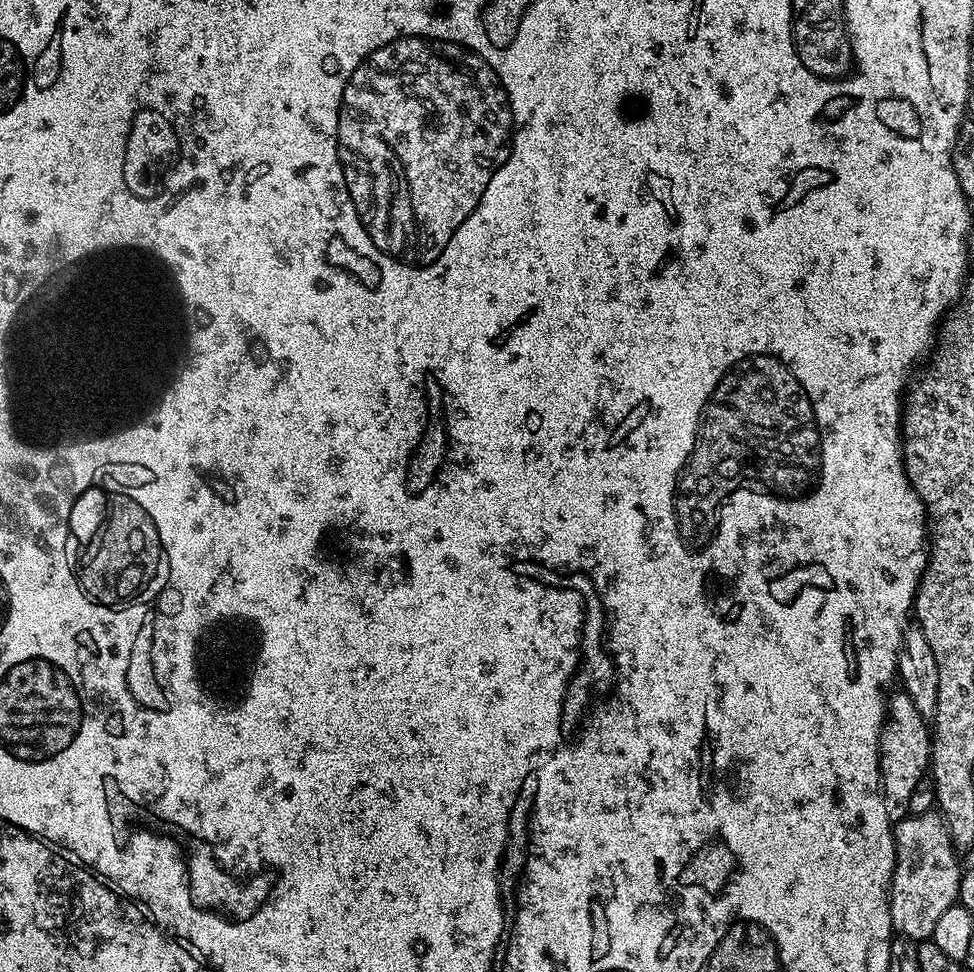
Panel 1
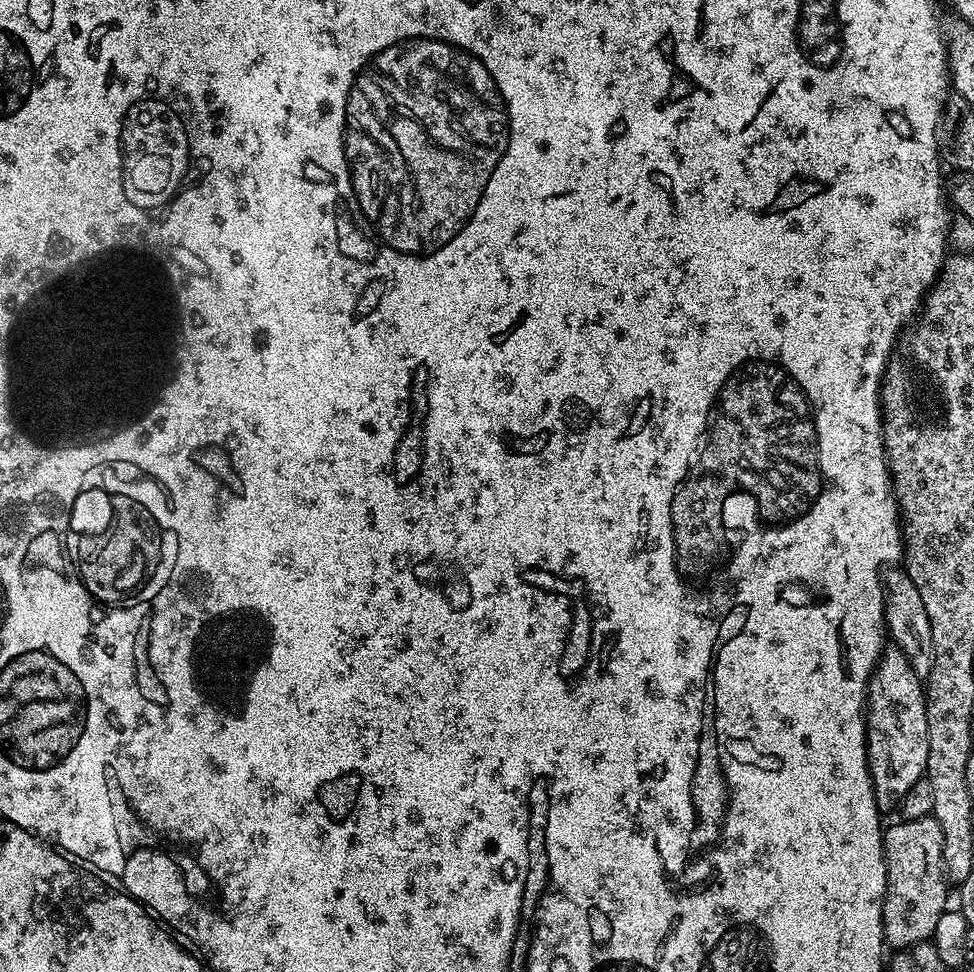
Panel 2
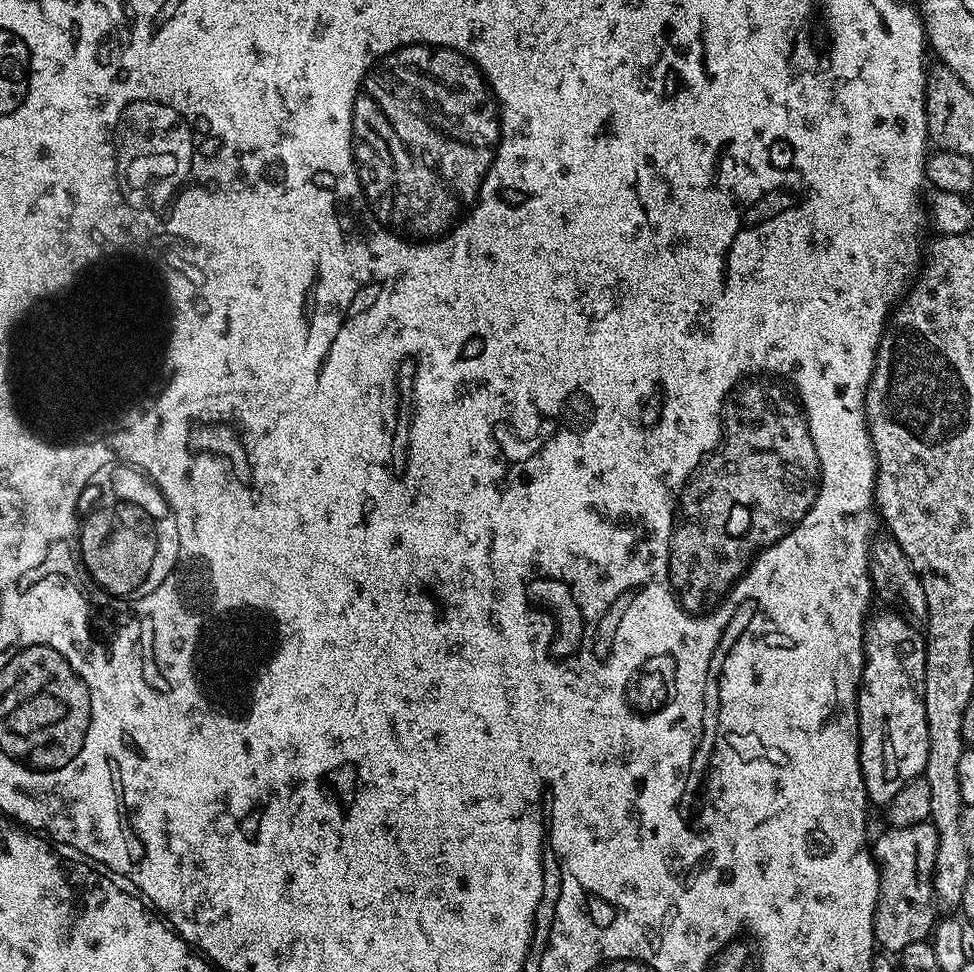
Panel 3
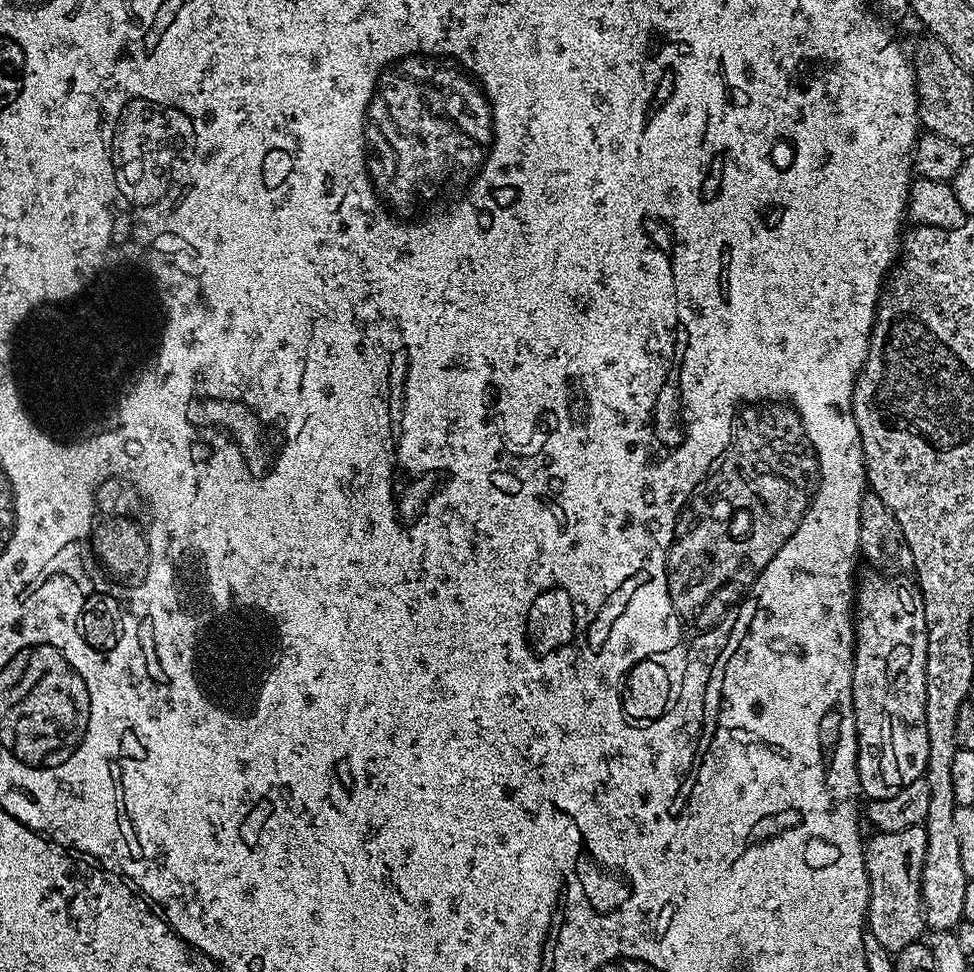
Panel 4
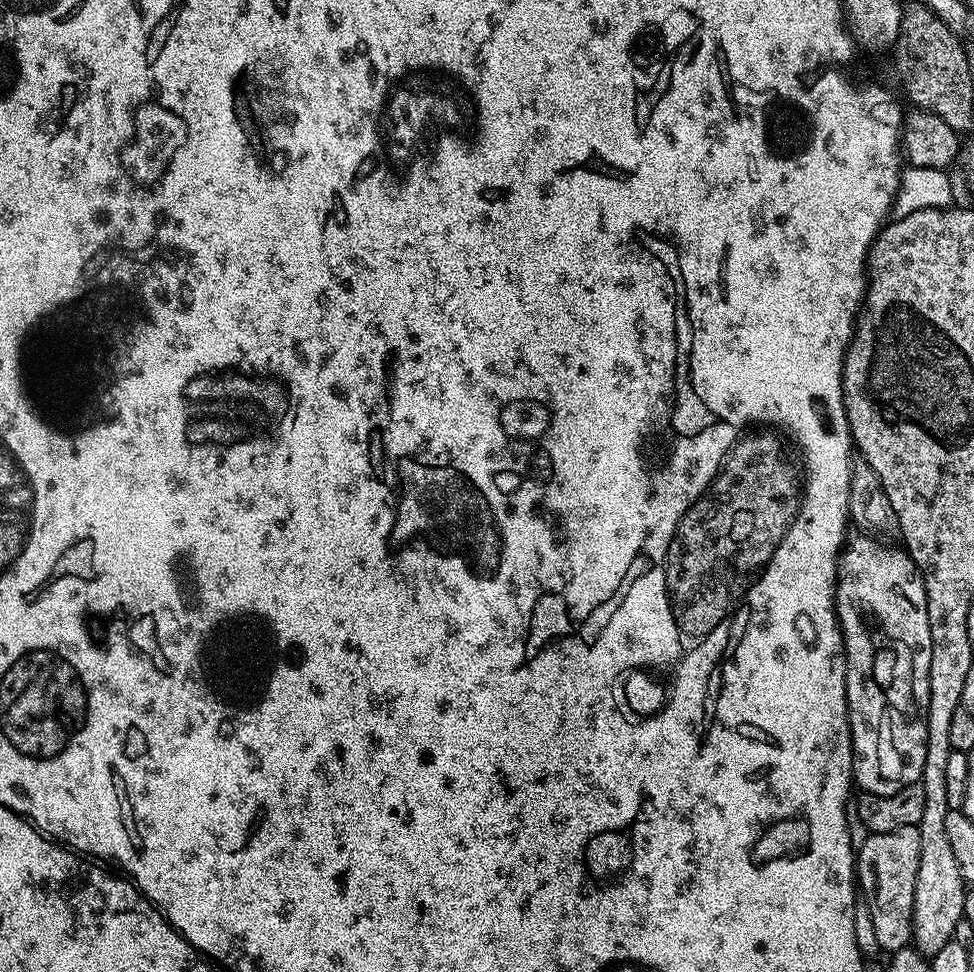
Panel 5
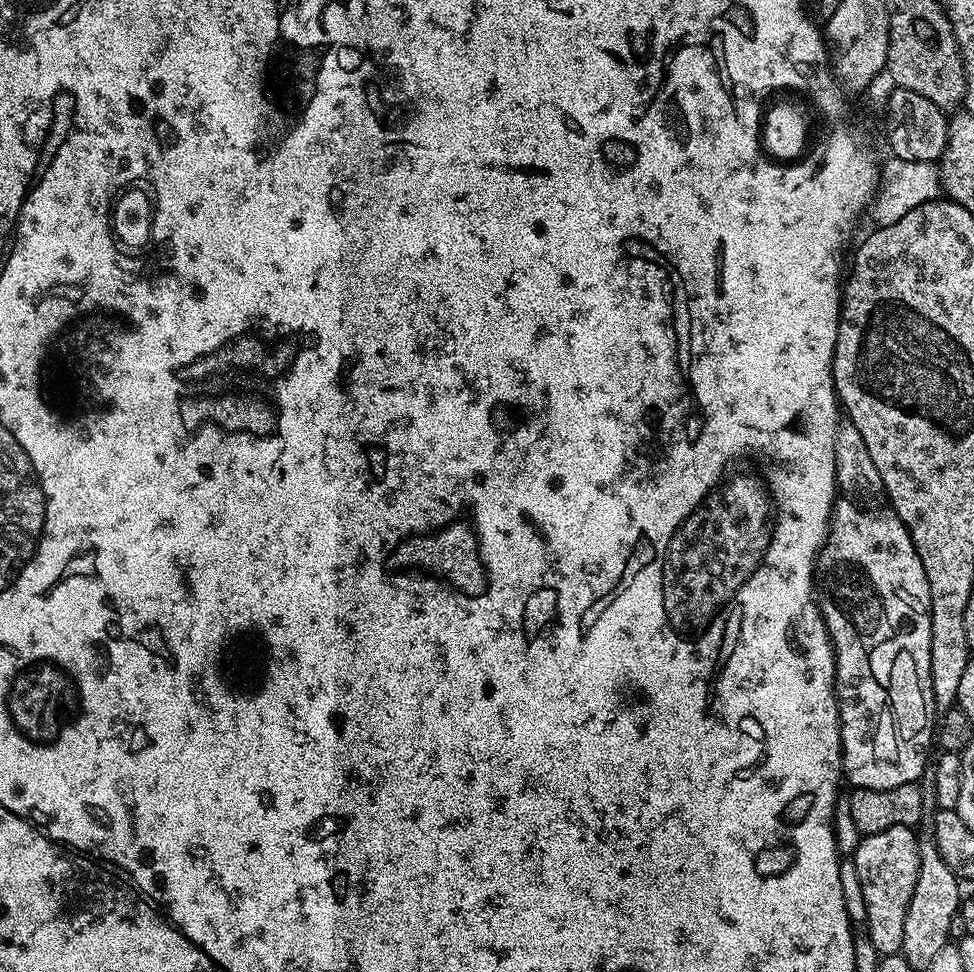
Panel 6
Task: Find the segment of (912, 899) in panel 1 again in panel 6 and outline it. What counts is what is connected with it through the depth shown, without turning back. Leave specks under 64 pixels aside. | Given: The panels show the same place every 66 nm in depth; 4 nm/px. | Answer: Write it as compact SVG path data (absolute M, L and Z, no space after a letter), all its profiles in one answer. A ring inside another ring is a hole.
M906 825L891 826L881 833L865 835L857 846L854 859L856 869L862 882L862 898L866 898L866 935L874 950L881 956L895 956L902 946L902 926L906 926L906 910L910 906L910 898L914 894L914 882L918 882L918 854L917 833Z

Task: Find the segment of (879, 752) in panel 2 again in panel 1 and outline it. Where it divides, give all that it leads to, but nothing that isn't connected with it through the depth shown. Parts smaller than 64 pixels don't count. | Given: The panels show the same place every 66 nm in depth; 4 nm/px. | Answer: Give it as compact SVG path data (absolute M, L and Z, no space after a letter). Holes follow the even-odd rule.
M894 692L887 701L886 719L880 731L880 786L884 789L886 814L895 822L909 815L910 794L929 771L932 738L929 721L918 712L906 692Z

